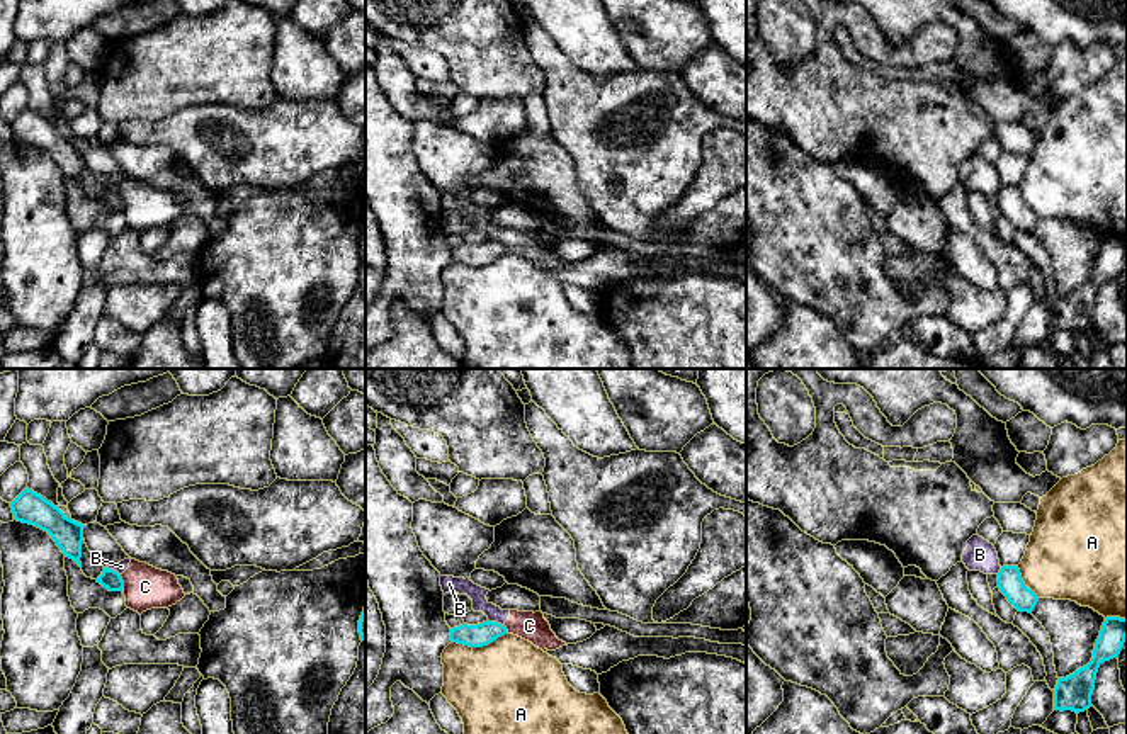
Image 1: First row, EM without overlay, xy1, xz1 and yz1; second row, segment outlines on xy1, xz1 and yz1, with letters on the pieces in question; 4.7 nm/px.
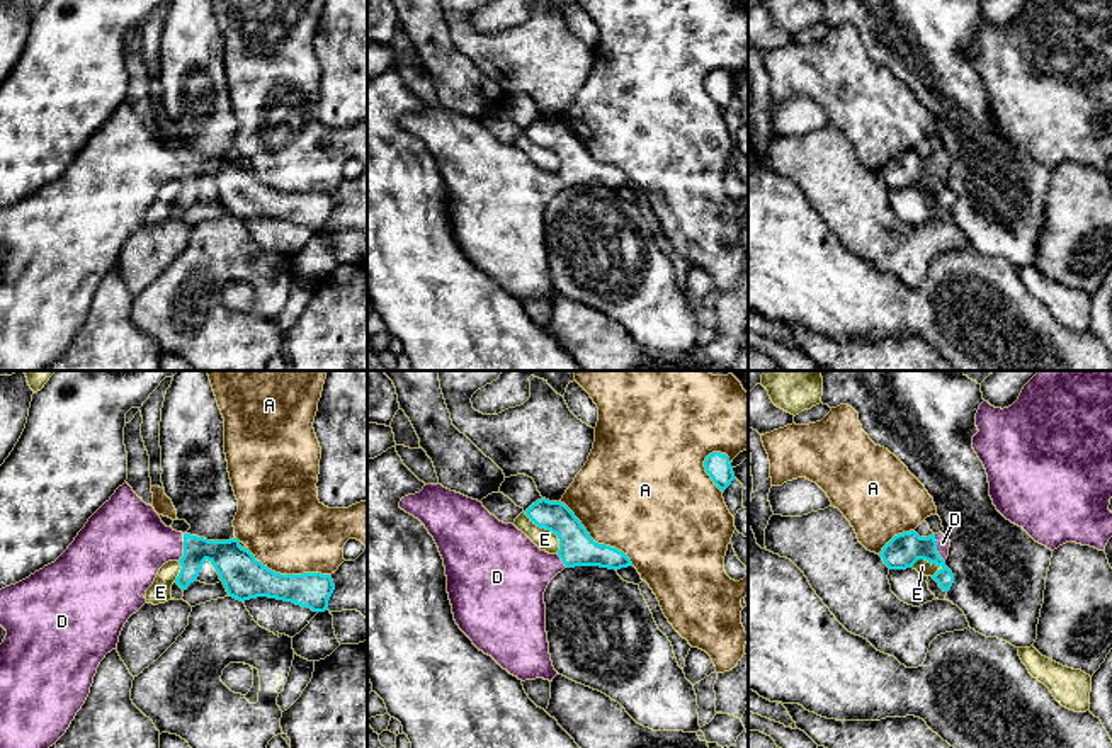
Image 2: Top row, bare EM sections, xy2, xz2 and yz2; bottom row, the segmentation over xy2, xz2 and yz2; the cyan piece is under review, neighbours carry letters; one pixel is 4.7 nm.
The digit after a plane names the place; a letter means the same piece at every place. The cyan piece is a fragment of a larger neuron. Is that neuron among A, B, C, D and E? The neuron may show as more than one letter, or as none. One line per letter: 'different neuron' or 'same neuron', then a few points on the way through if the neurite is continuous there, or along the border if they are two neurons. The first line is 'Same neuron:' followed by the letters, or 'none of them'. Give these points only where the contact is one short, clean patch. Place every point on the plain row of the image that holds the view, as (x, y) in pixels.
Same neuron: D
A: different neuron
B: different neuron; border along xz1 (488, 238), (504, 245)
C: different neuron
D: same neuron; runs through xy2 (233, 182), (211, 169), (184, 167), (131, 162)
E: different neuron; border along xz2 (524, 131), (538, 145), (550, 148), (556, 155), (558, 172)

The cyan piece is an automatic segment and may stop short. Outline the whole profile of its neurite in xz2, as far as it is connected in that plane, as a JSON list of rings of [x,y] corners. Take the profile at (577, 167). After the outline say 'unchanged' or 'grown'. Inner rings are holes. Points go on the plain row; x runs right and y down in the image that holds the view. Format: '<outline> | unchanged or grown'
[[[425,104],[420,112],[401,117],[400,128],[418,138],[434,156],[444,178],[447,212],[454,240],[473,264],[491,275],[519,299],[544,298],[553,301],[553,286],[546,252],[544,211],[565,187],[600,185],[621,189],[633,185],[622,170],[595,162],[575,133],[561,121],[546,117],[532,122],[525,134],[537,146],[559,158],[559,170],[541,170],[513,143],[503,143],[481,121],[451,110],[442,104]]] | grown

